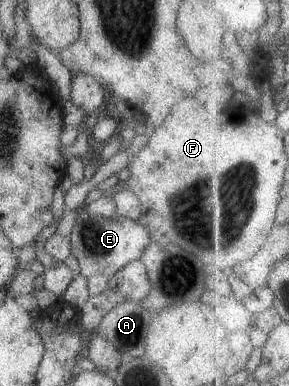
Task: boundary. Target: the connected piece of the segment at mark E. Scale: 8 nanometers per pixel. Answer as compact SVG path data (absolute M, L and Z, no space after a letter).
M80 208L71 233L71 254L78 261L81 269L80 274L85 278L96 274L110 277L120 271L127 263L140 260L143 251L150 242L149 231L141 221L117 214L113 218L105 218Z

